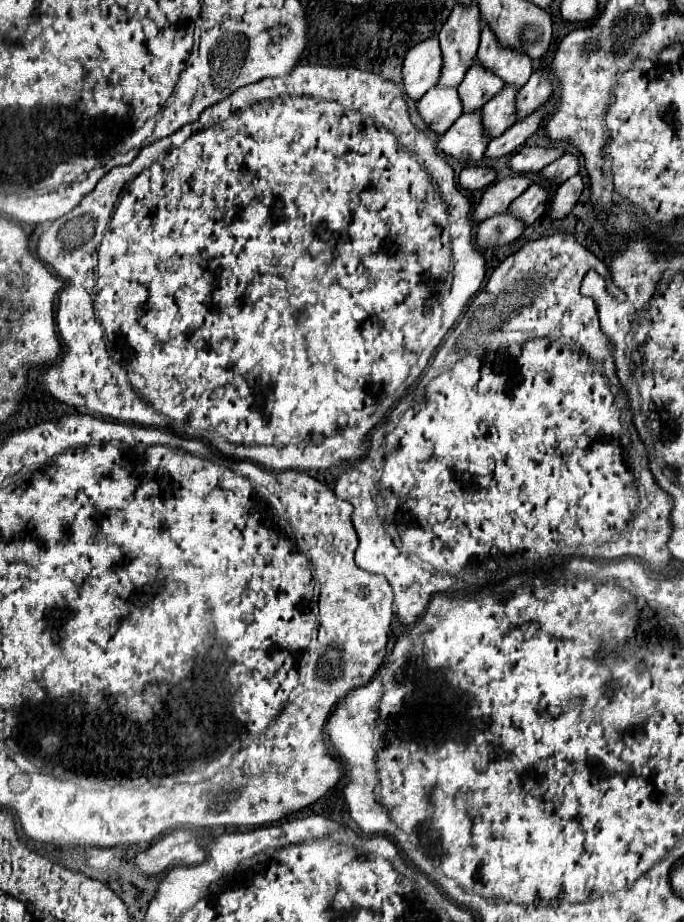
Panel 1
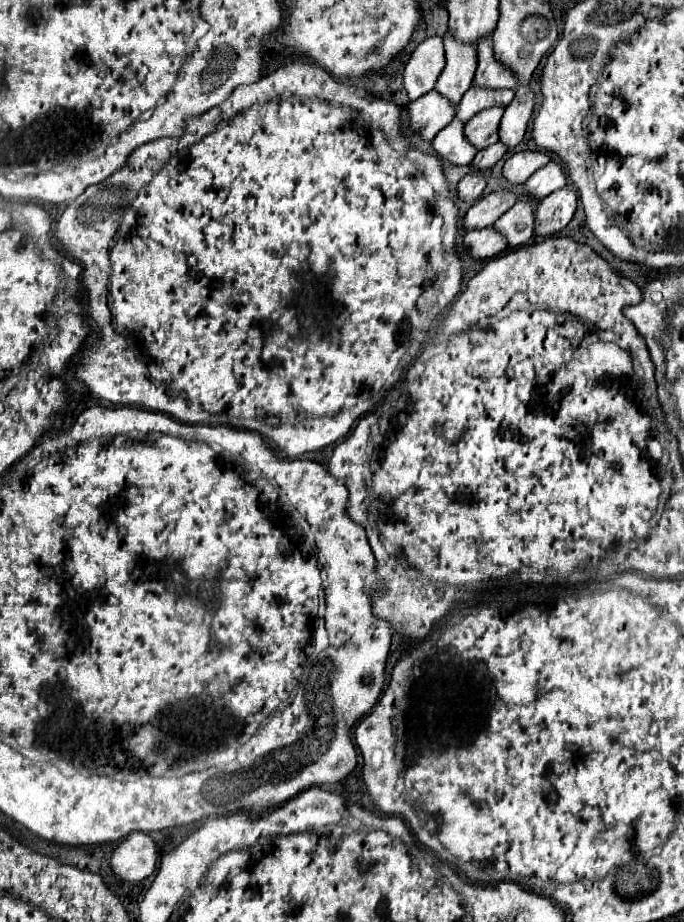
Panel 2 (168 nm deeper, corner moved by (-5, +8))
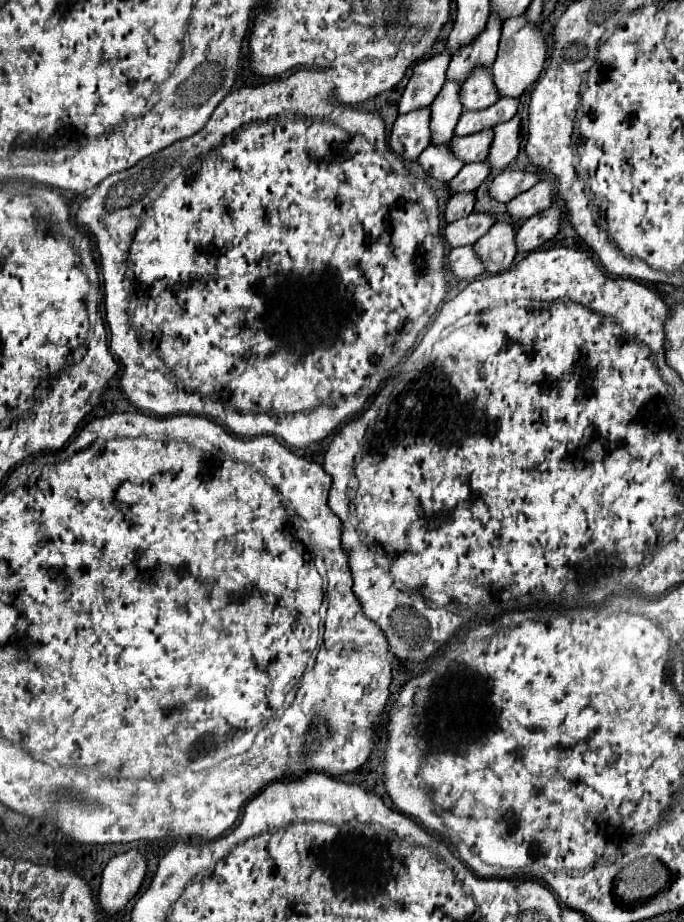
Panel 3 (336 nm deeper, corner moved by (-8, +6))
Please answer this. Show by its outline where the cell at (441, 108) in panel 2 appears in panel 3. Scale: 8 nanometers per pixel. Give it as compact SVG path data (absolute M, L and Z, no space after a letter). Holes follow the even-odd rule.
M420 108L398 116L390 132L390 148L396 154L400 154L406 160L414 160L424 148L430 146L430 142L430 108Z

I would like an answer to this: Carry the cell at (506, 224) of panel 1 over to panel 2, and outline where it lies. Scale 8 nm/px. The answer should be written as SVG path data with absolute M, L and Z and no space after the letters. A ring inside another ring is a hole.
M483 228L467 232L463 236L463 250L475 260L485 260L495 258L497 254L507 250L507 244L499 232L493 232L493 228Z

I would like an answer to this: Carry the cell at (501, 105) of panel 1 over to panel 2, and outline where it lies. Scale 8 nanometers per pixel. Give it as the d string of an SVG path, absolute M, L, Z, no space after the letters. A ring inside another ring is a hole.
M487 108L485 112L479 112L465 124L465 138L469 144L473 144L477 150L487 148L489 144L495 144L499 140L497 128L499 120L503 116L503 108Z

